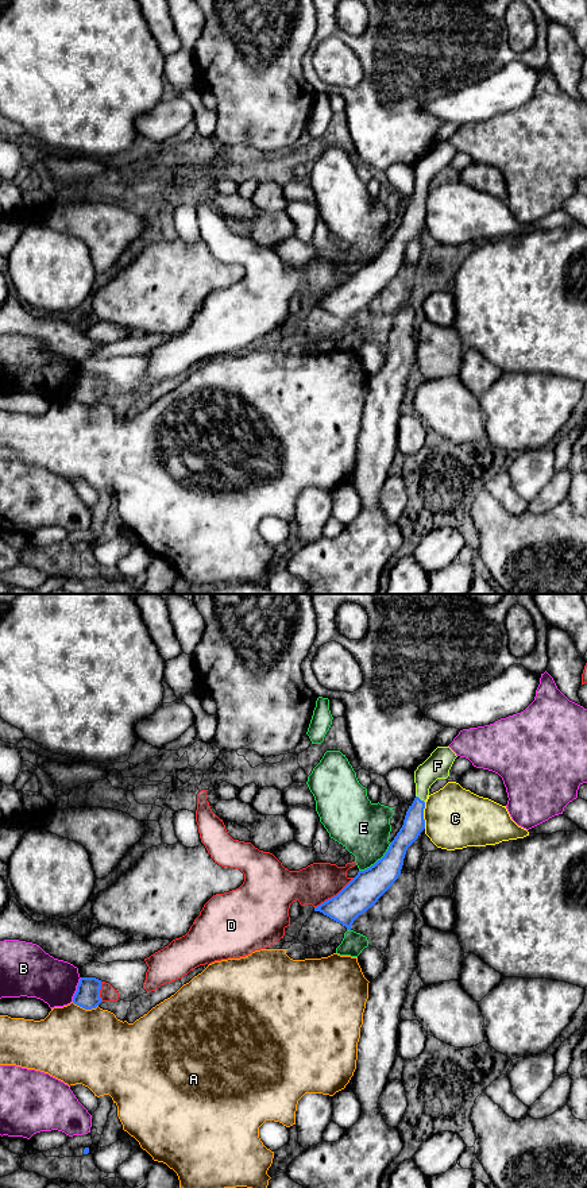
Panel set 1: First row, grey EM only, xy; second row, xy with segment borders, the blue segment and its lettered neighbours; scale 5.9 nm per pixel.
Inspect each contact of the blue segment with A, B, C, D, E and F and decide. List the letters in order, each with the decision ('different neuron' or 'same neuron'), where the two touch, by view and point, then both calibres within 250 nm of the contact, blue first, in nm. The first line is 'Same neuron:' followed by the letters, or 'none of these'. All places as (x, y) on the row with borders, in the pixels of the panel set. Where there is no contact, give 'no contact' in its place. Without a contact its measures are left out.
Same neuron: F
A: different neuron; meets blue in xy at (85, 1009); 140 nm thick on the blue side, 460 nm on the other
B: different neuron; meets blue in xy at (77, 990); 140 nm thick on the blue side, 280 nm on the other
C: different neuron; meets blue in xy at (423, 816); 130 nm thick on the blue side, 360 nm on the other
D: different neuron; meets blue in xy at (333, 897); 200 nm thick on the blue side, 240 nm on the other
E: different neuron; meets blue in xy at (378, 860); 200 nm thick on the blue side, 320 nm on the other
F: same neuron; meets blue in xy at (418, 798); 130 nm thick on the blue side, 150 nm on the other

